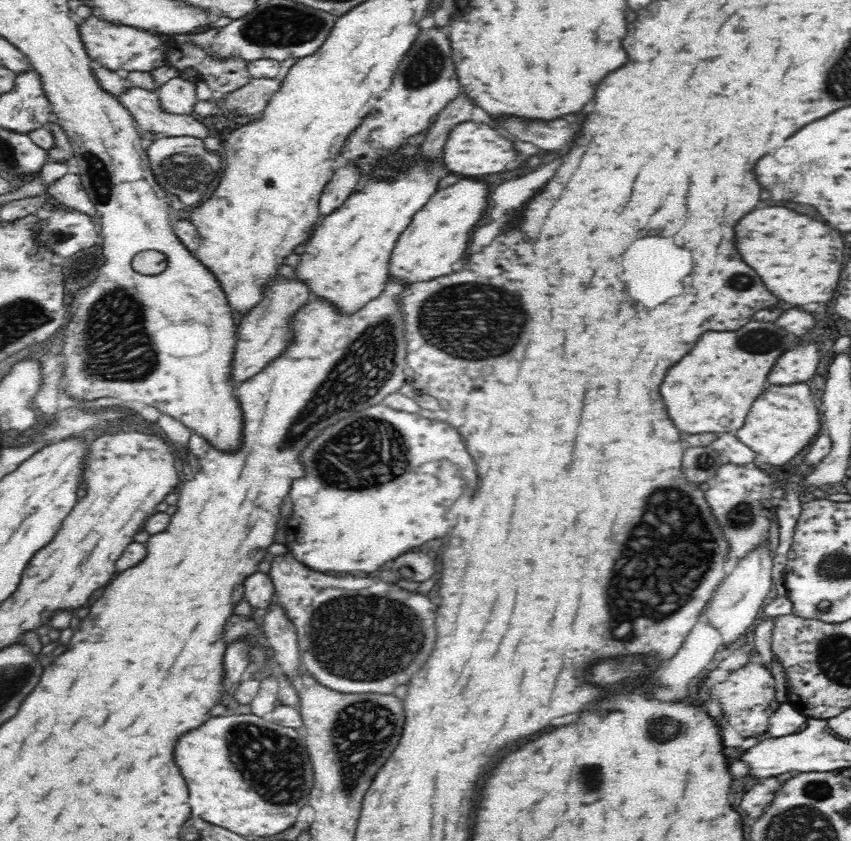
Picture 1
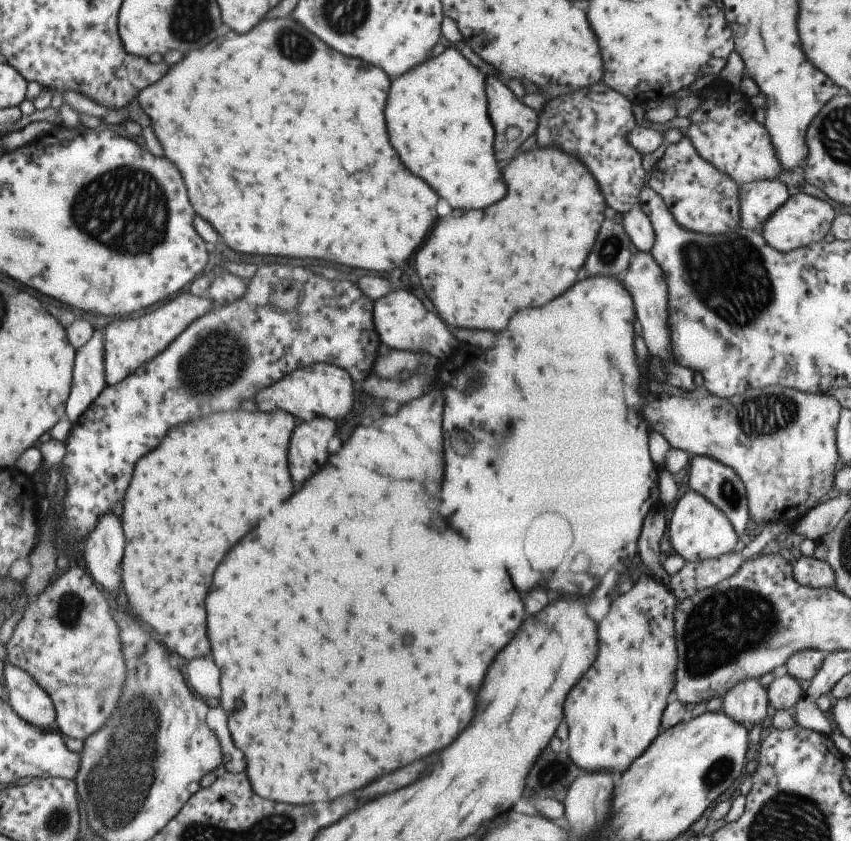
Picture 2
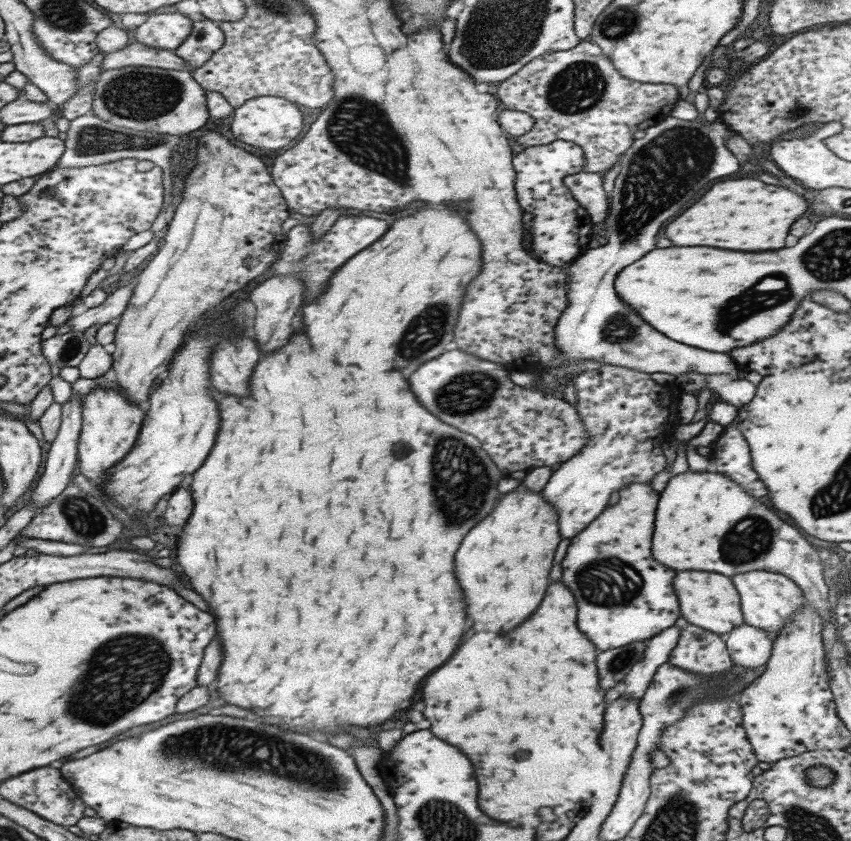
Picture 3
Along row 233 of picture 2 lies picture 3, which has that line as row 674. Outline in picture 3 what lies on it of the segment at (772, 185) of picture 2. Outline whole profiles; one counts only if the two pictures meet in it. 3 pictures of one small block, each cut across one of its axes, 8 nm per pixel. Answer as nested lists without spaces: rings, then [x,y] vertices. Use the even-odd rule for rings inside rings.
[[[741,624],[737,630],[731,630],[725,636],[725,644],[733,666],[751,670],[757,676],[763,674],[765,664],[773,652],[773,642],[765,636],[765,632],[747,624]]]

